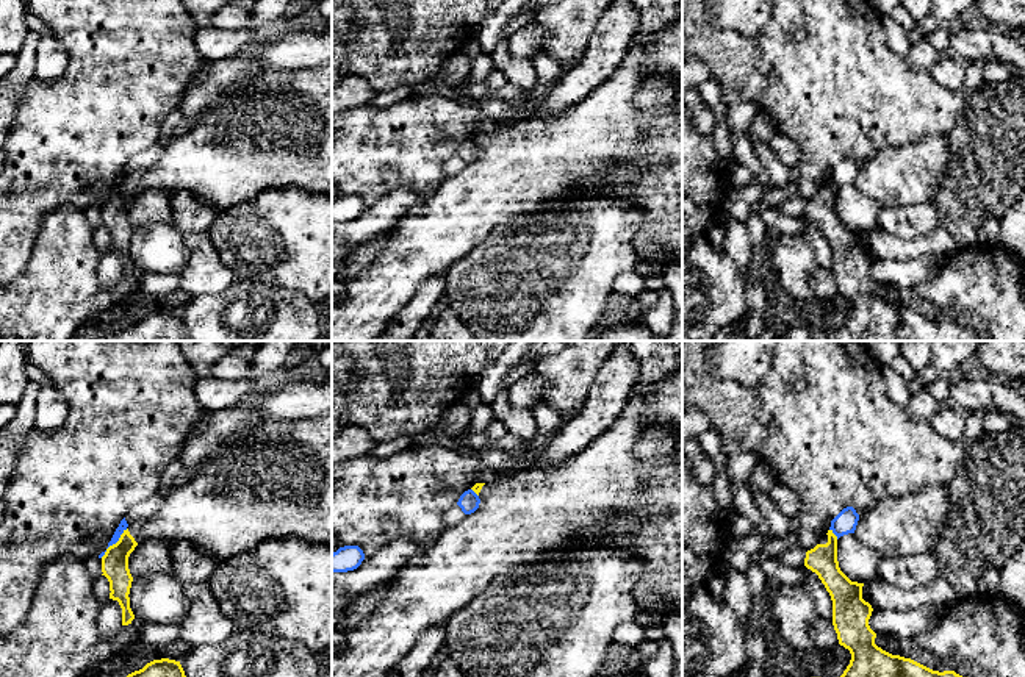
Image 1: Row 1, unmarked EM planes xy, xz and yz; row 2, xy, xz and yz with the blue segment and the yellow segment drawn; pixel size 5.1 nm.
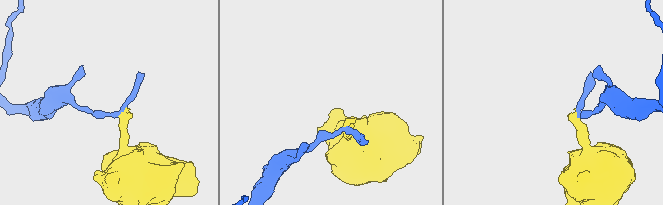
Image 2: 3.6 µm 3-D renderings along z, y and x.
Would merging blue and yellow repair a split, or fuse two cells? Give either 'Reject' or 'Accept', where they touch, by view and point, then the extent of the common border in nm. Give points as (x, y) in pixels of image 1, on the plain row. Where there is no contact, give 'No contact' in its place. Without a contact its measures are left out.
Reject. Touches blue at xy (113, 193). Shared border 200 nm

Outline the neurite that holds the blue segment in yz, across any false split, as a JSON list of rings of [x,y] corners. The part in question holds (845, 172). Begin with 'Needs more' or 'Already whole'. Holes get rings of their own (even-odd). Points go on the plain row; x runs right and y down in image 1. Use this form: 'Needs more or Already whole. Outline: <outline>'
Already whole. Outline: [[[853,156],[843,158],[833,170],[829,180],[837,186],[854,183],[859,164]]]

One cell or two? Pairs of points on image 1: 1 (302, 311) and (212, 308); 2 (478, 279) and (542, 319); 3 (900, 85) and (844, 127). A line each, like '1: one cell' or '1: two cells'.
1: one cell
2: one cell
3: one cell

